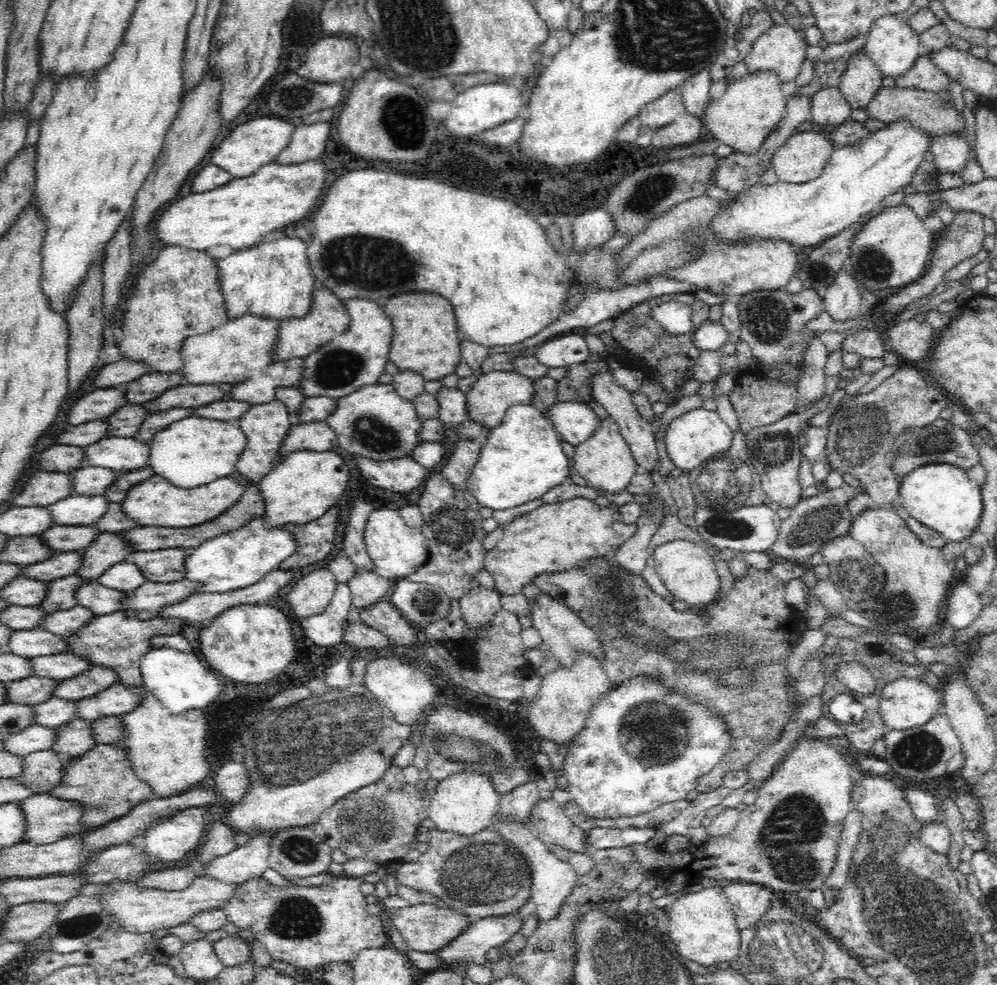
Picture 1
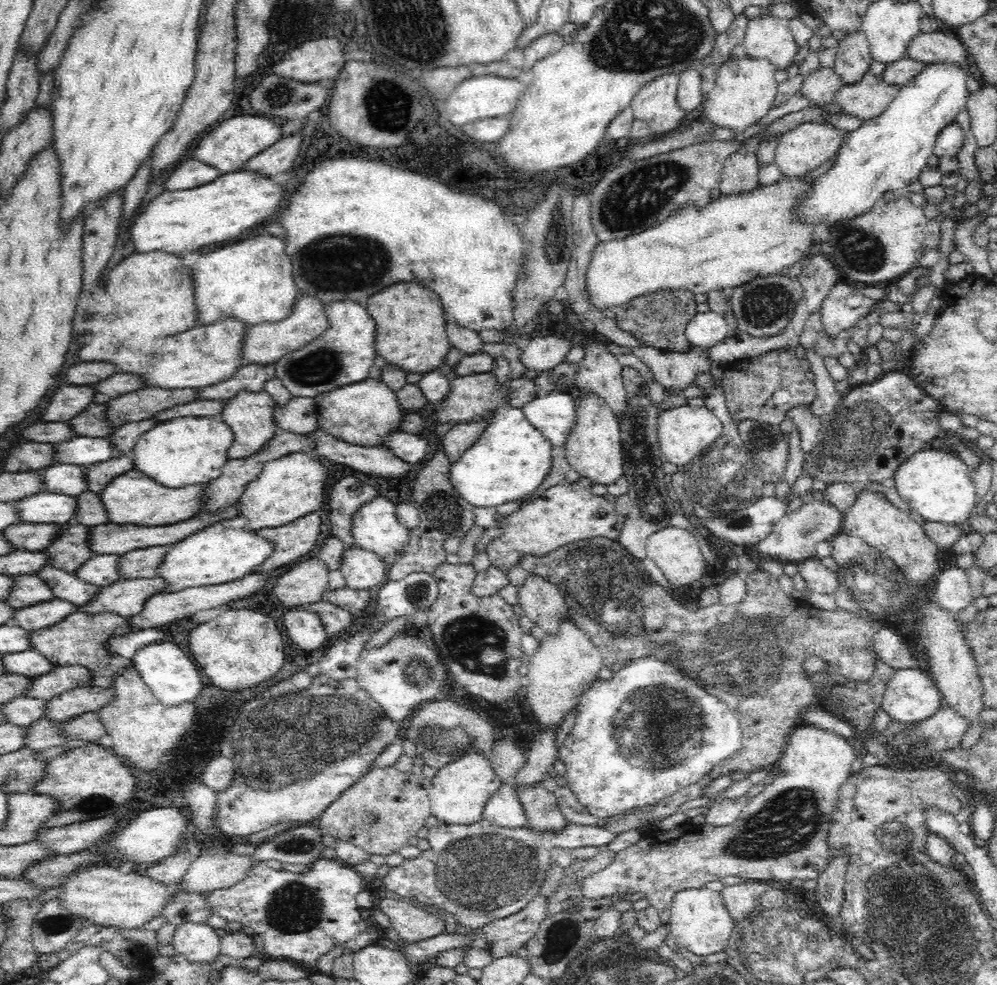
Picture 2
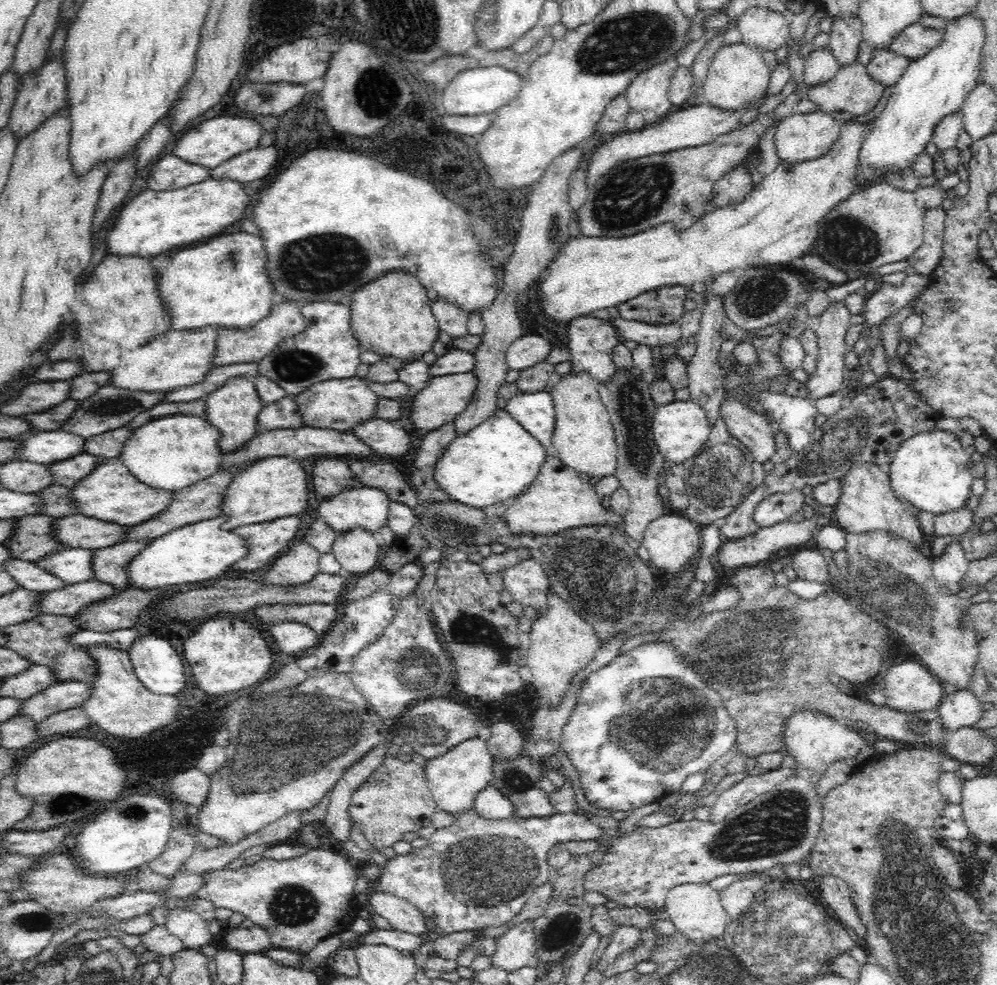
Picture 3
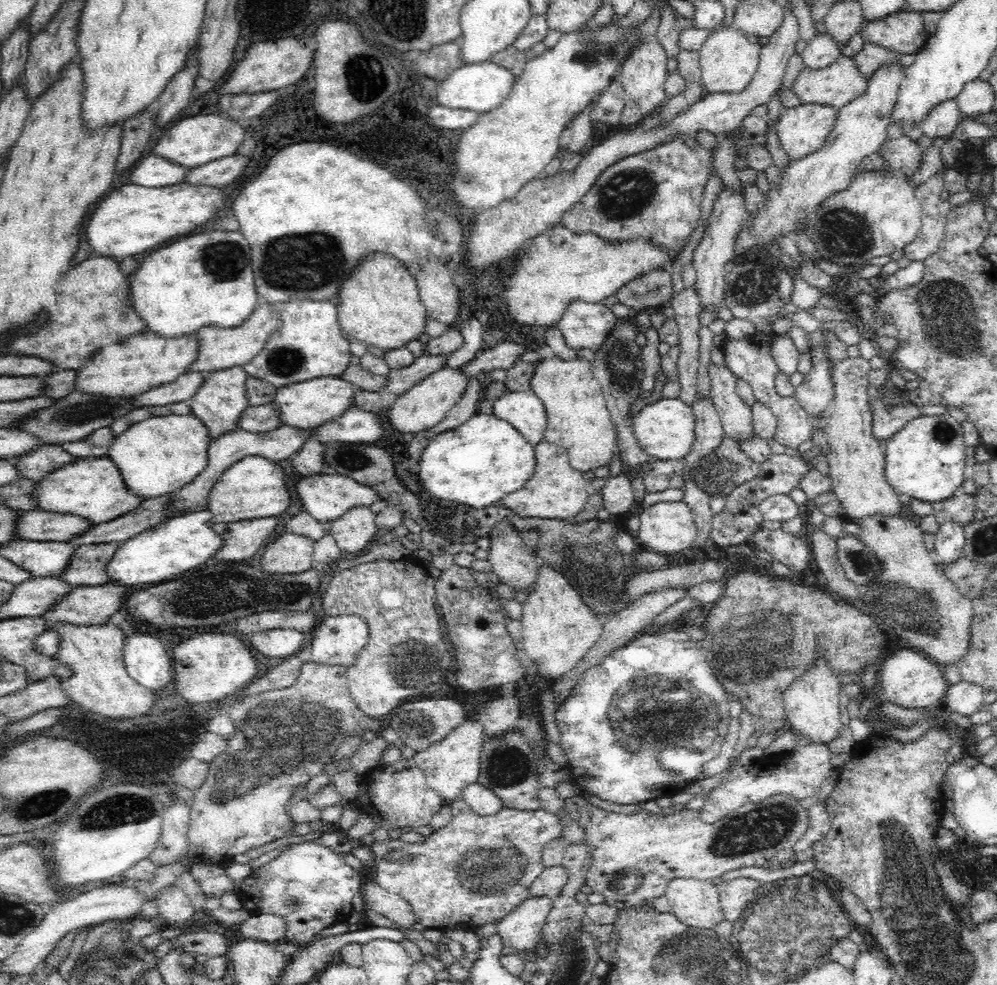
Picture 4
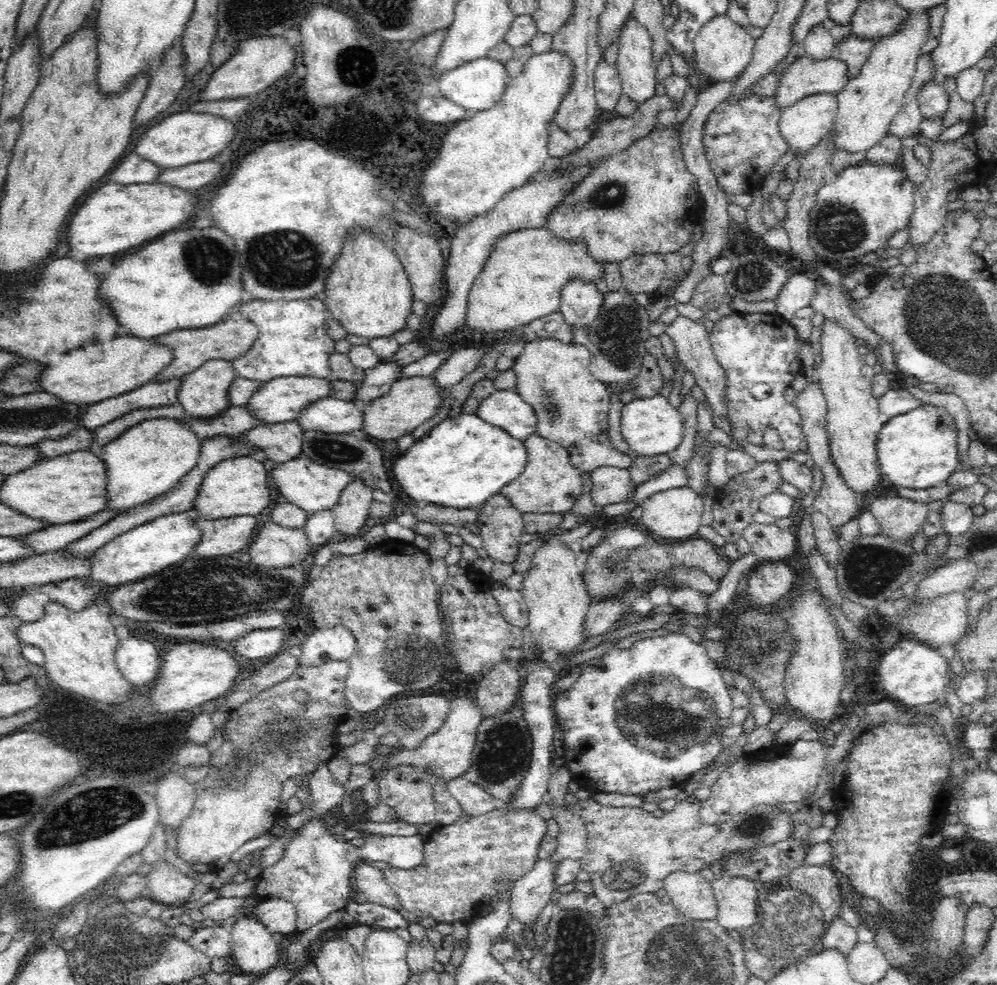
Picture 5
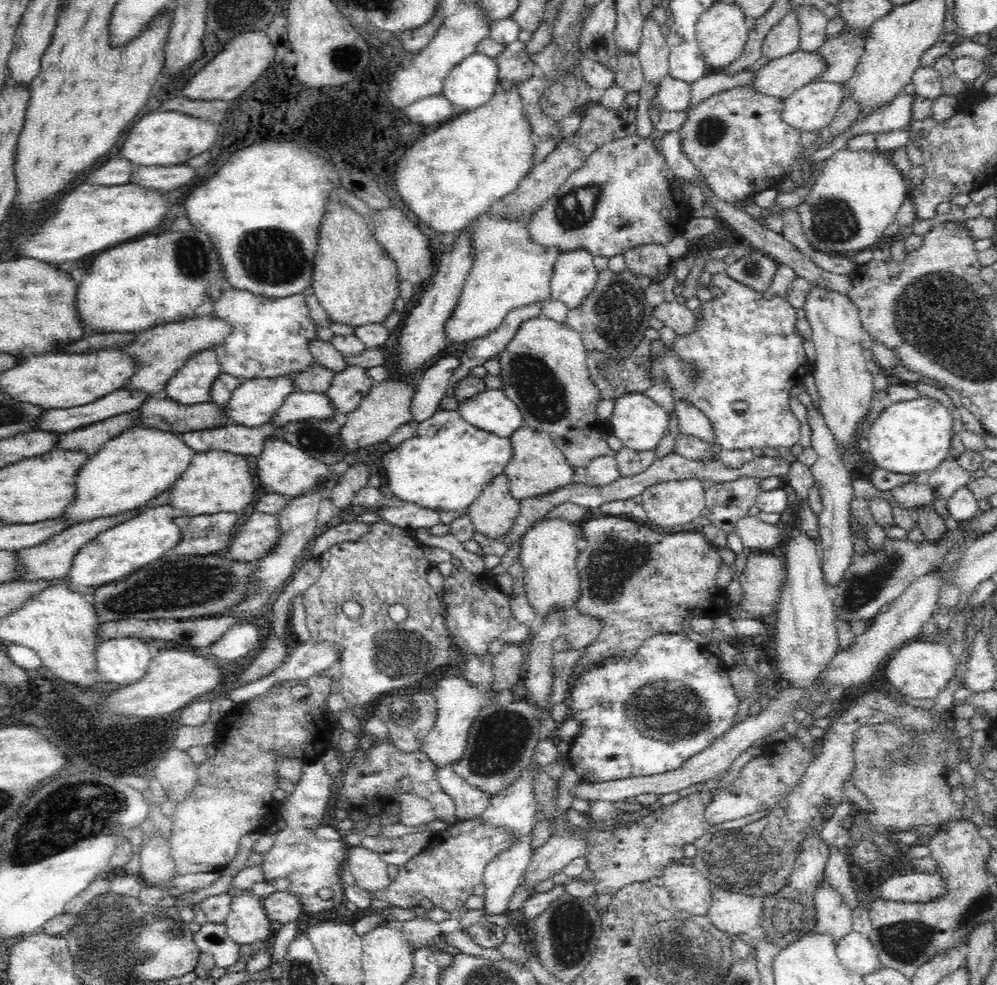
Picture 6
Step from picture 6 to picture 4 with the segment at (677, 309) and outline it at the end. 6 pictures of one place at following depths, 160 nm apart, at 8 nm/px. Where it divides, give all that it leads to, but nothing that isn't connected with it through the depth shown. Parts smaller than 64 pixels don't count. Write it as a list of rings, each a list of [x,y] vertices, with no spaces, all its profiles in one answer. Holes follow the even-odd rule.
[[[708,364],[709,396],[718,411],[726,435],[738,440],[758,437],[753,429],[752,411],[736,395],[737,376],[728,367]]]

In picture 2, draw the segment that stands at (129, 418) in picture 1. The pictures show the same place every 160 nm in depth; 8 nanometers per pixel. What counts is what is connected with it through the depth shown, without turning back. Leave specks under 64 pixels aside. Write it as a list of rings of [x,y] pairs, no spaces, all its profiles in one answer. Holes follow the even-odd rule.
[[[89,404],[80,414],[67,420],[65,423],[78,436],[107,438],[118,426],[114,426],[107,419],[107,416],[105,416],[106,409],[107,406],[104,404]]]

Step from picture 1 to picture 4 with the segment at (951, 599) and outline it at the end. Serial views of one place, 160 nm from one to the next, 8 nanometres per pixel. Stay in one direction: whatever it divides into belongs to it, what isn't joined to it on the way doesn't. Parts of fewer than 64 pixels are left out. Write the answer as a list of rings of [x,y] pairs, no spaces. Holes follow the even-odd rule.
[[[954,521],[943,522],[935,533],[934,560],[942,566],[963,556],[965,526]]]

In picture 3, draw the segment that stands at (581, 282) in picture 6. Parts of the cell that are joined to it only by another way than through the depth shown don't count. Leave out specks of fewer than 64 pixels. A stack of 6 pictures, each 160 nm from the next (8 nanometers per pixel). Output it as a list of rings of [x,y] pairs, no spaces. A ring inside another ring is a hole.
[[[588,314],[580,315],[567,321],[566,334],[570,338],[567,349],[570,352],[571,370],[575,373],[588,373],[597,383],[607,383],[616,372],[612,352],[614,352],[614,347],[621,342],[611,320],[598,319]]]

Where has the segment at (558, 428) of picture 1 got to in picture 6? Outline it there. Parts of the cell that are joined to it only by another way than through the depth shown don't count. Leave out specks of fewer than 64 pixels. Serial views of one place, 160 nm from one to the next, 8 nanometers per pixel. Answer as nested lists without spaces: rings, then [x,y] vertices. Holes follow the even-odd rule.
[[[487,388],[459,403],[457,411],[466,422],[496,436],[508,438],[518,428],[525,426],[522,412],[502,389]]]

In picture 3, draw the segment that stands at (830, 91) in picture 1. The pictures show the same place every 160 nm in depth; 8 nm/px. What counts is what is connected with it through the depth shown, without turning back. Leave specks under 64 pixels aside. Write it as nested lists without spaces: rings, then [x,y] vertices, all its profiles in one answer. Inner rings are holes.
[[[829,47],[814,49],[805,58],[803,82],[807,87],[828,82],[838,69],[838,61]]]

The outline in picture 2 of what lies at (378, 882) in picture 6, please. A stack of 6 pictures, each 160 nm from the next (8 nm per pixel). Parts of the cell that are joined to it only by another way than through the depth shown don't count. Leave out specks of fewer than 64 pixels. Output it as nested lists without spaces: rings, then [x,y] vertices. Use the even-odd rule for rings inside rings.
[[[385,897],[375,906],[388,916],[393,928],[408,943],[417,943],[446,932],[445,921],[425,911],[414,901]]]

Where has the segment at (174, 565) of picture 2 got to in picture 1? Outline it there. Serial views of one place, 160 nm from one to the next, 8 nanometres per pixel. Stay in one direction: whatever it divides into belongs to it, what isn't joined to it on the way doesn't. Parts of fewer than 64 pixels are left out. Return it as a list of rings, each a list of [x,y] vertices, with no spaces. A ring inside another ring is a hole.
[[[263,517],[247,522],[242,528],[215,536],[191,548],[185,558],[185,578],[201,583],[198,591],[225,593],[243,589],[262,580],[296,550],[293,534],[282,526],[265,527]]]

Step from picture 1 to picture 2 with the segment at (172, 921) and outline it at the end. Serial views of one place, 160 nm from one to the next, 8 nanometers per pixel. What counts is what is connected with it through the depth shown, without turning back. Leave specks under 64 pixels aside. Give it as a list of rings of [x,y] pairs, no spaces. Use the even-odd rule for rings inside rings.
[[[104,865],[74,871],[59,886],[62,892],[58,899],[62,908],[88,919],[94,925],[130,930],[141,929],[150,919],[161,915],[162,909],[169,908],[170,897],[178,891],[185,891],[181,882],[162,884],[148,875],[122,874],[117,868]]]

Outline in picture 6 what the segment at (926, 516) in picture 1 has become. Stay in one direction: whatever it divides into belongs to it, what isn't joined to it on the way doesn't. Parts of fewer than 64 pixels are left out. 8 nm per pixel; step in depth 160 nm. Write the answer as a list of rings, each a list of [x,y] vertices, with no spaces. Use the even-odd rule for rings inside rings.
[[[926,396],[915,398],[914,400],[905,400],[896,402],[888,408],[885,408],[872,423],[866,436],[866,445],[874,463],[890,472],[900,474],[915,475],[917,479],[927,476],[934,472],[935,468],[949,456],[949,448],[952,440],[957,437],[952,430],[954,418],[937,399]]]

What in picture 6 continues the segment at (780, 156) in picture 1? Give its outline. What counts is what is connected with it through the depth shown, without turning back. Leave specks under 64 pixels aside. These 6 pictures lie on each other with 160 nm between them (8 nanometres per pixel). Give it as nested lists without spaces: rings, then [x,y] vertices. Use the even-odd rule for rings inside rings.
[[[810,82],[783,100],[782,120],[800,133],[819,131],[832,122],[844,97],[840,83]]]

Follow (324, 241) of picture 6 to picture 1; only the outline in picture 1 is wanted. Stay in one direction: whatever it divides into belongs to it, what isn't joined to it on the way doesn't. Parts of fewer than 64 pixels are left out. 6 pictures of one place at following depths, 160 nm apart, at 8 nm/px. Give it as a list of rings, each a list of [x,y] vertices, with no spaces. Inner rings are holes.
[[[414,292],[398,294],[381,302],[393,324],[390,361],[402,370],[411,370],[426,381],[438,380],[455,372],[461,363],[460,336],[452,303],[438,294]]]

